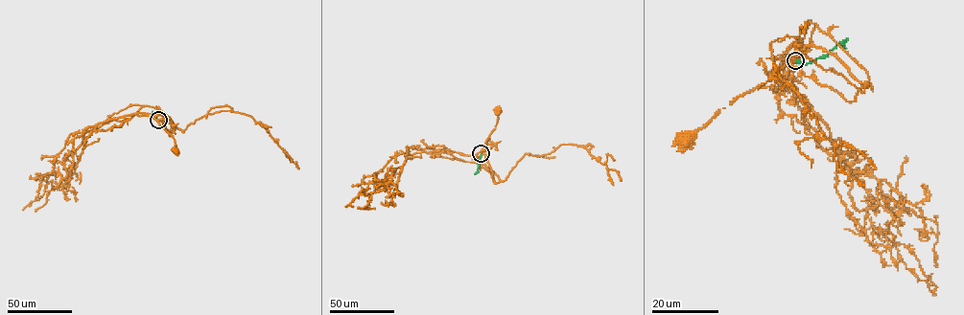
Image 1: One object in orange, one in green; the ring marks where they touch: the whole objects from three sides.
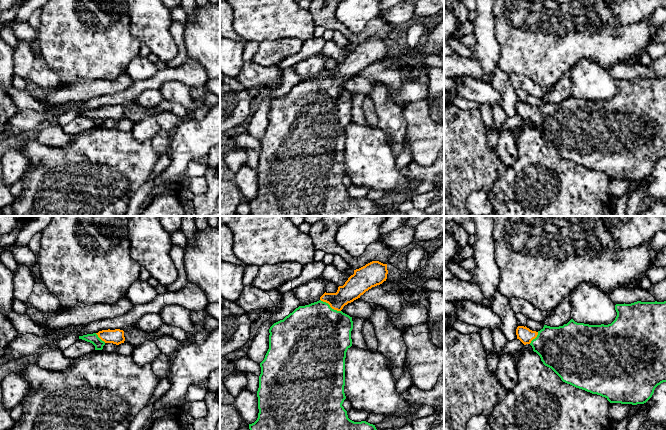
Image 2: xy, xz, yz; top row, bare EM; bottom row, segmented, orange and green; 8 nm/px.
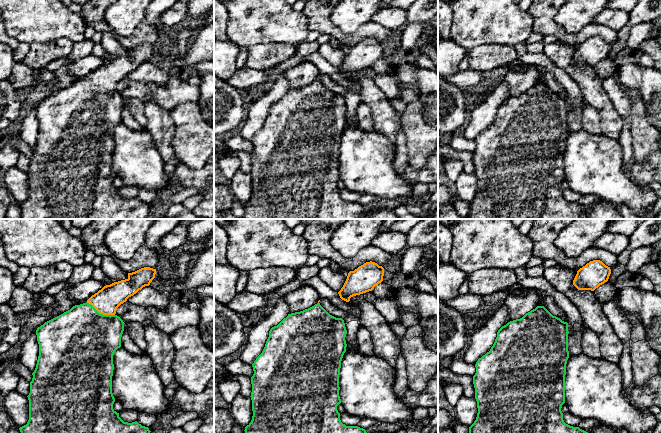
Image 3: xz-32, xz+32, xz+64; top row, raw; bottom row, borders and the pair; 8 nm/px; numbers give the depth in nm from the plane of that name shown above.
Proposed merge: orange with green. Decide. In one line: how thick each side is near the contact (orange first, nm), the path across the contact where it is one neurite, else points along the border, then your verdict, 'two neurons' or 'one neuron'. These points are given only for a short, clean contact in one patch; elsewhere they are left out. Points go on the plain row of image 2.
170/480 nm | across xz (354, 63), (330, 82), (317, 110) | one neuron

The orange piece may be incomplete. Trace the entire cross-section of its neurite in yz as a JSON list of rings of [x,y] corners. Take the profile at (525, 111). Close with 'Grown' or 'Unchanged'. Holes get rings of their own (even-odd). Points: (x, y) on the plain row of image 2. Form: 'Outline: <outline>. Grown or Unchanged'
Outline: [[[666,77],[616,80],[617,92],[608,101],[589,101],[571,95],[559,103],[544,103],[536,108],[526,102],[518,102],[517,115],[530,120],[543,140],[551,144],[563,158],[592,170],[605,173],[610,179],[644,180],[653,171],[655,164],[666,158]]]. Grown

